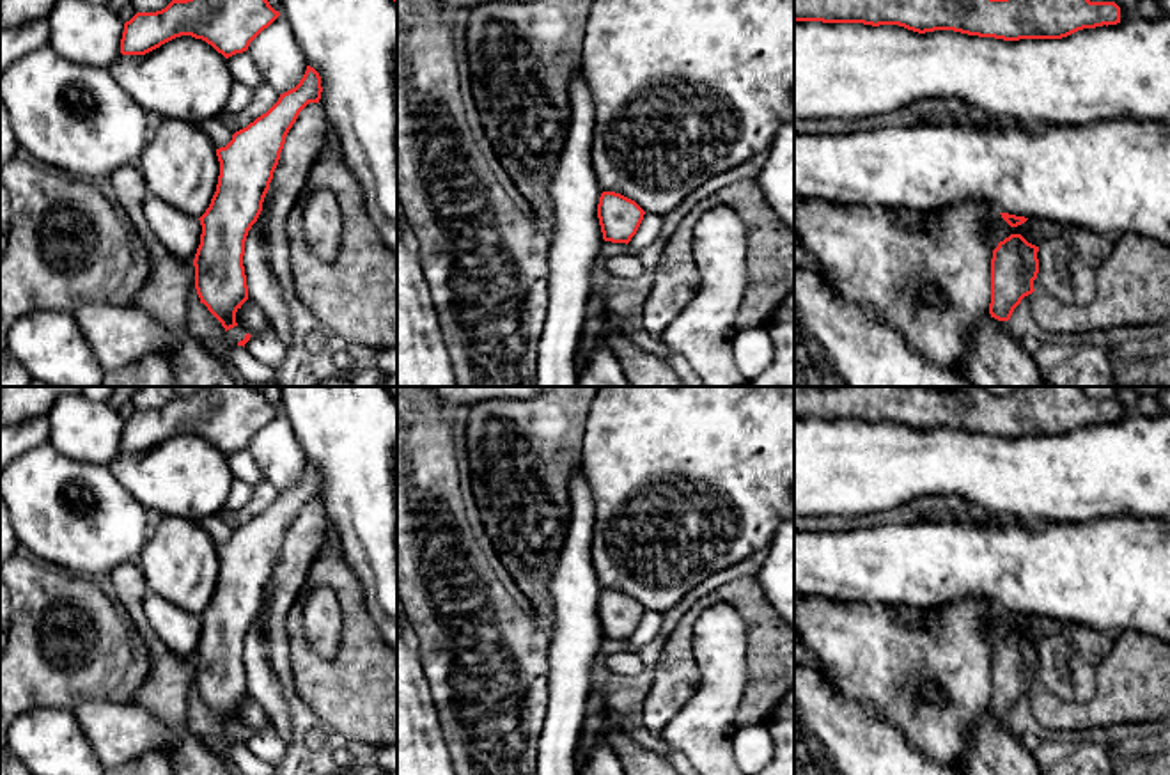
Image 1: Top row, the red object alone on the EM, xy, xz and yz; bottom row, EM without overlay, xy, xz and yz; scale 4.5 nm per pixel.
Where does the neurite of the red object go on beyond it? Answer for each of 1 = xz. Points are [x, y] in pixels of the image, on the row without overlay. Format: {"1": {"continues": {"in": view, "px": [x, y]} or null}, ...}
{"1": {"continues": null}}

